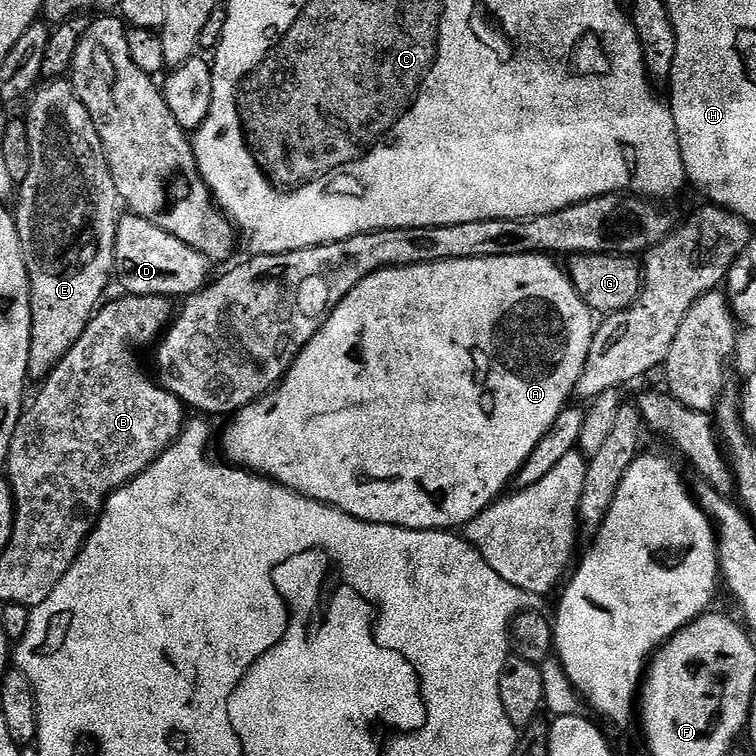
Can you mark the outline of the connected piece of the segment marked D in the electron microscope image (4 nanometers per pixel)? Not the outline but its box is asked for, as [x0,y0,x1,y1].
[115,215,210,298]

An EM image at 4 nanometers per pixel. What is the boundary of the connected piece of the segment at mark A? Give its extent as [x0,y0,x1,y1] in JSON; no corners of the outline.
[224,254,594,532]

